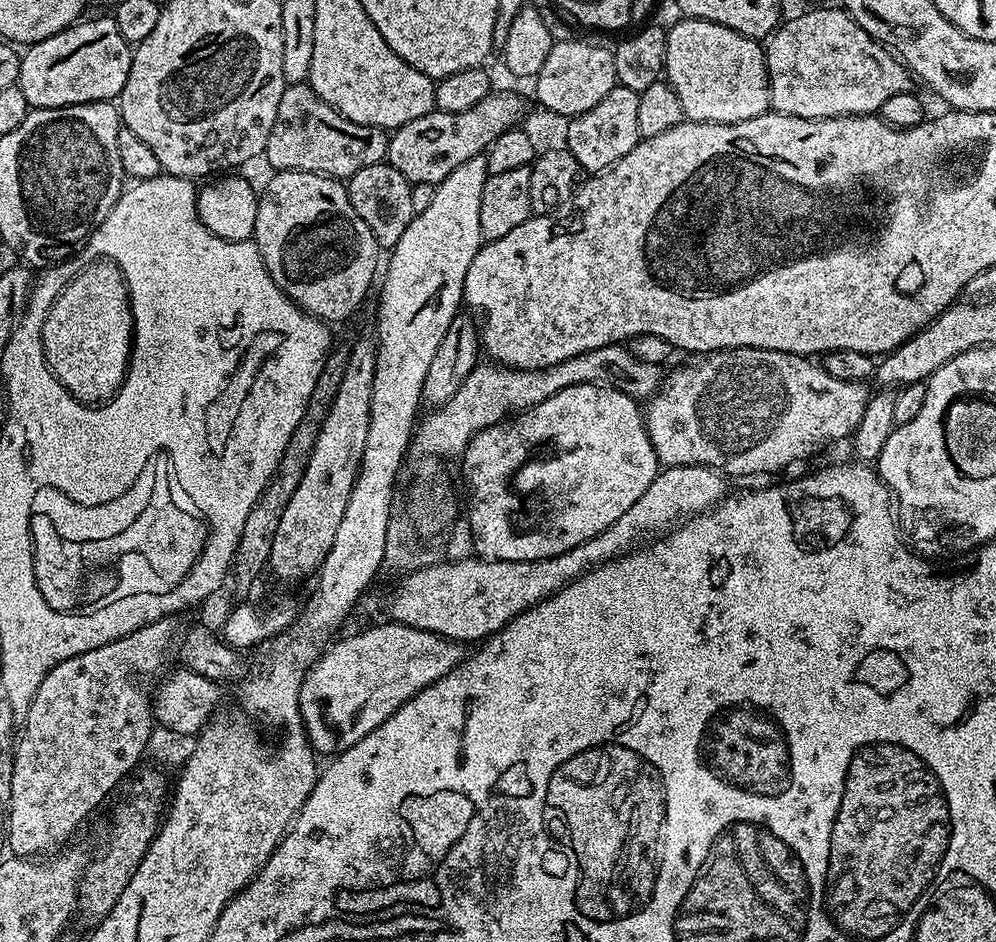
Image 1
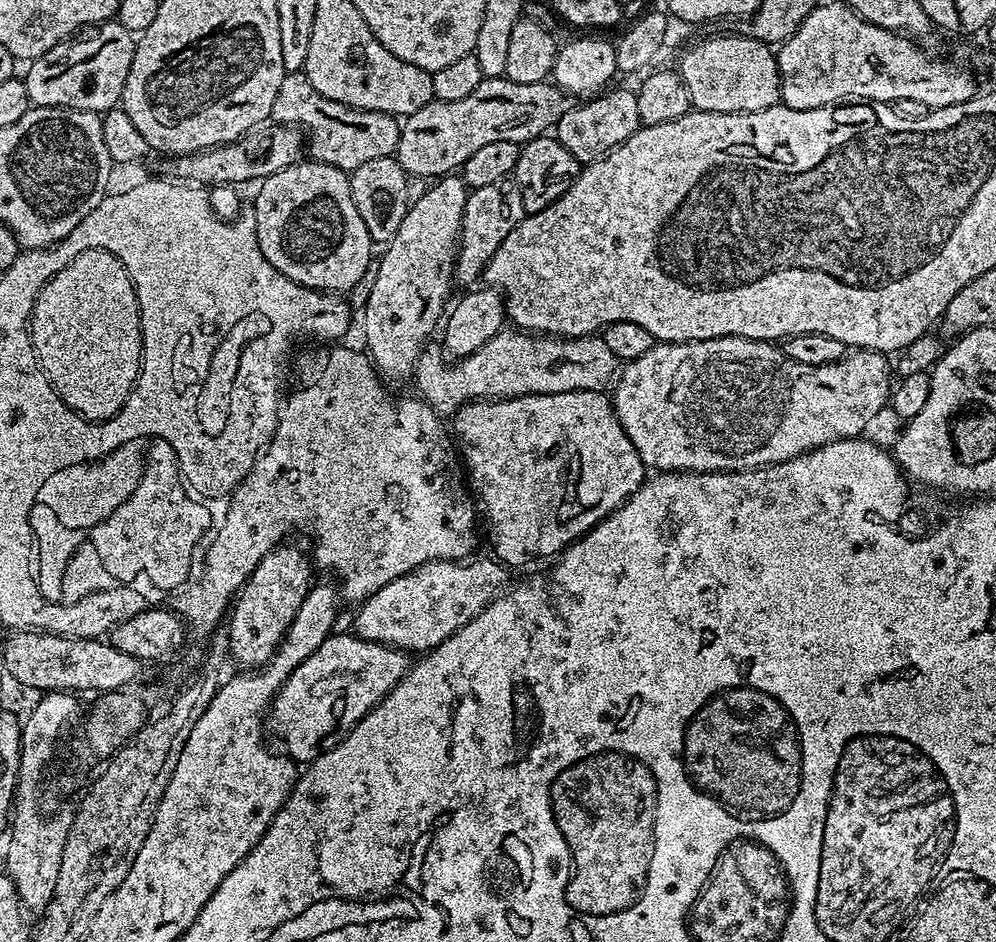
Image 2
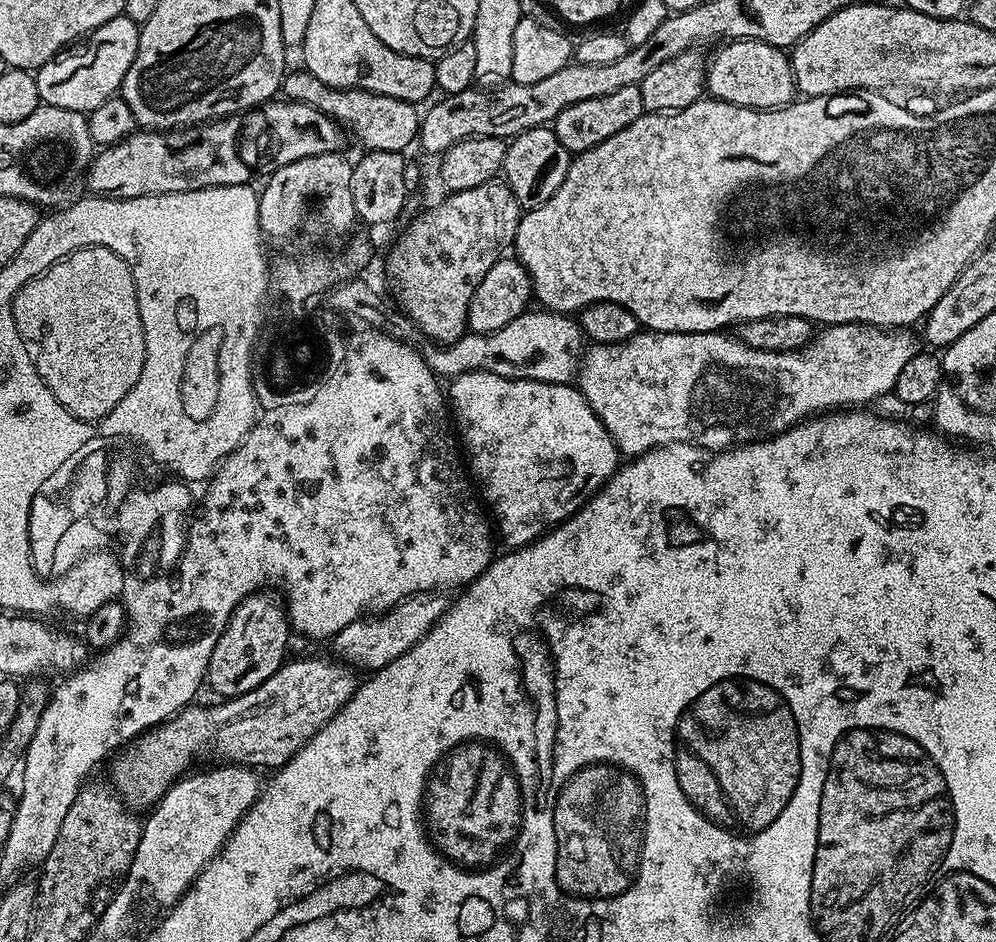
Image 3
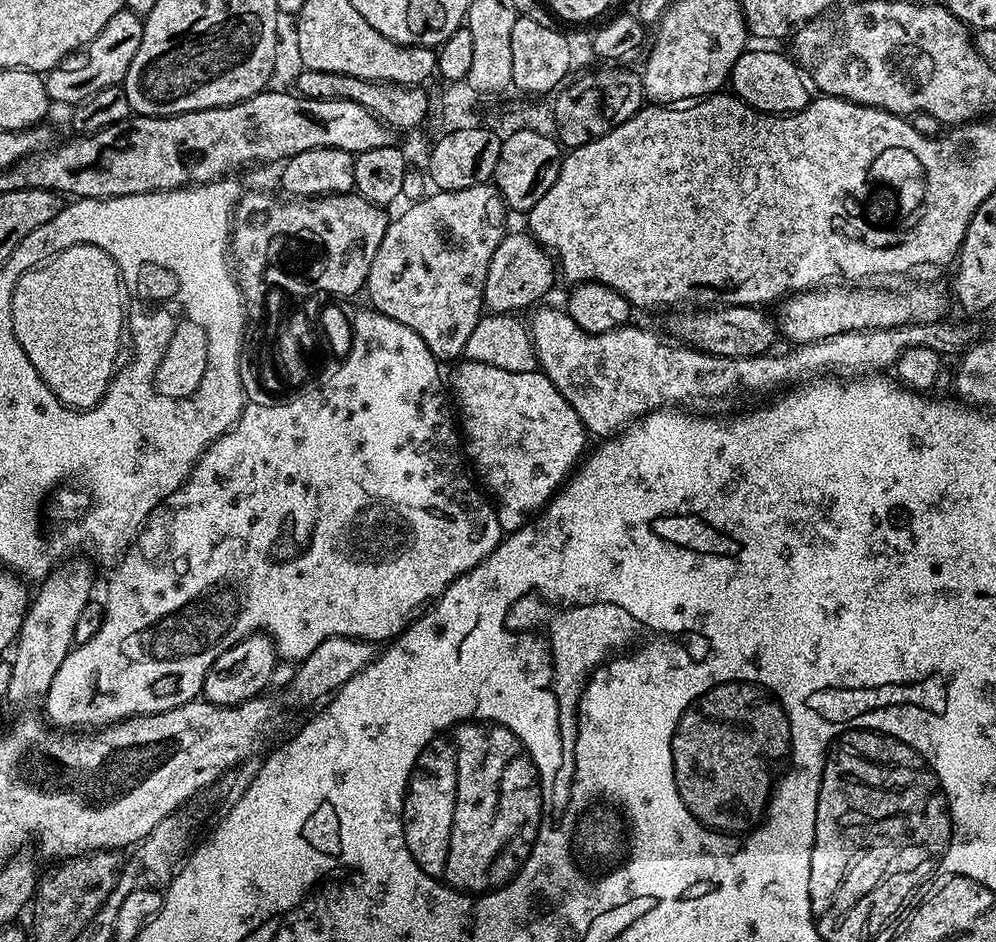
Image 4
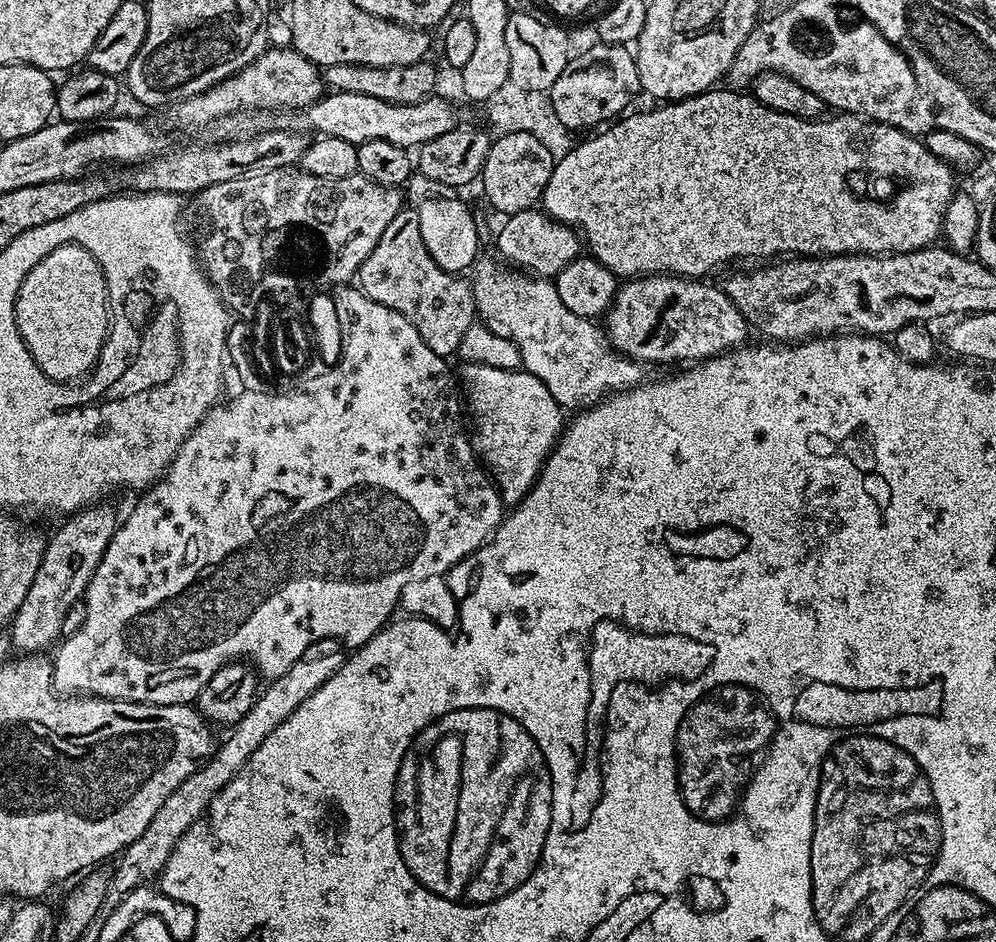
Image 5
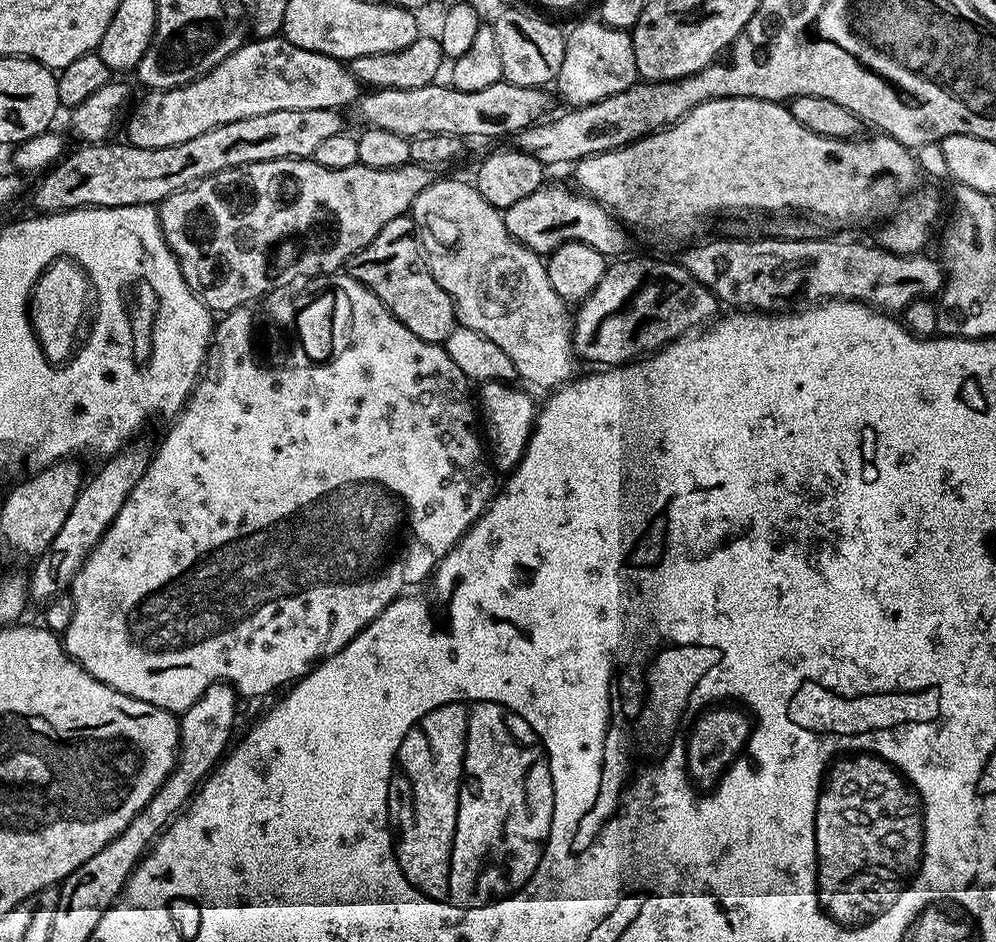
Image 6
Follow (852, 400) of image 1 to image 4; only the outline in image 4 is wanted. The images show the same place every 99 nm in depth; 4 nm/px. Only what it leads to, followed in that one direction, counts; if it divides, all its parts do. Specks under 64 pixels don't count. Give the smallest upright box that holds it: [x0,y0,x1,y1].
[530,307,978,438]

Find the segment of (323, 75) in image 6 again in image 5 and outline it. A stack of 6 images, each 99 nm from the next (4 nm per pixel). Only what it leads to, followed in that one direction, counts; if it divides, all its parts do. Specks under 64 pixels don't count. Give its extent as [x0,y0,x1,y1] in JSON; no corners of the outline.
[166,47,325,129]

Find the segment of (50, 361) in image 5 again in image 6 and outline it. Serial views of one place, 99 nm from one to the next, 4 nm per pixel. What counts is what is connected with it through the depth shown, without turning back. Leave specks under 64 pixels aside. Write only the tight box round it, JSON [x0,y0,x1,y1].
[29,260,90,364]

